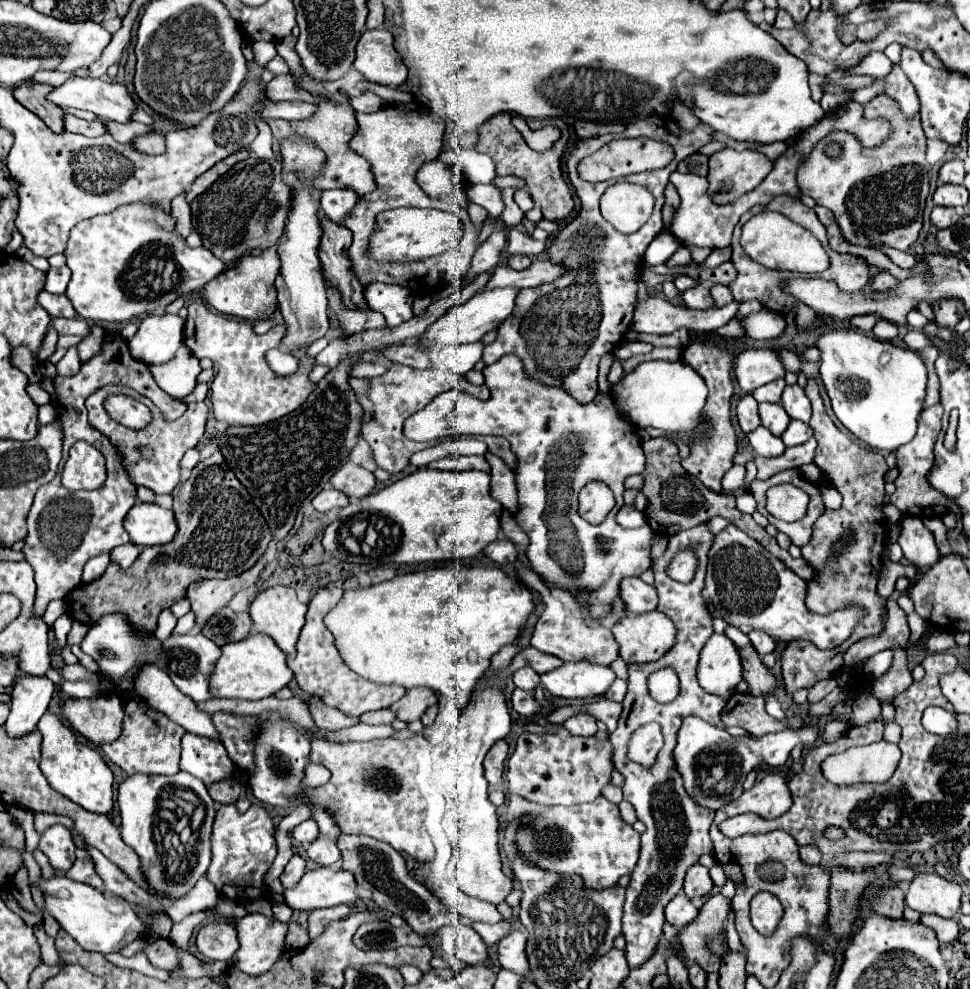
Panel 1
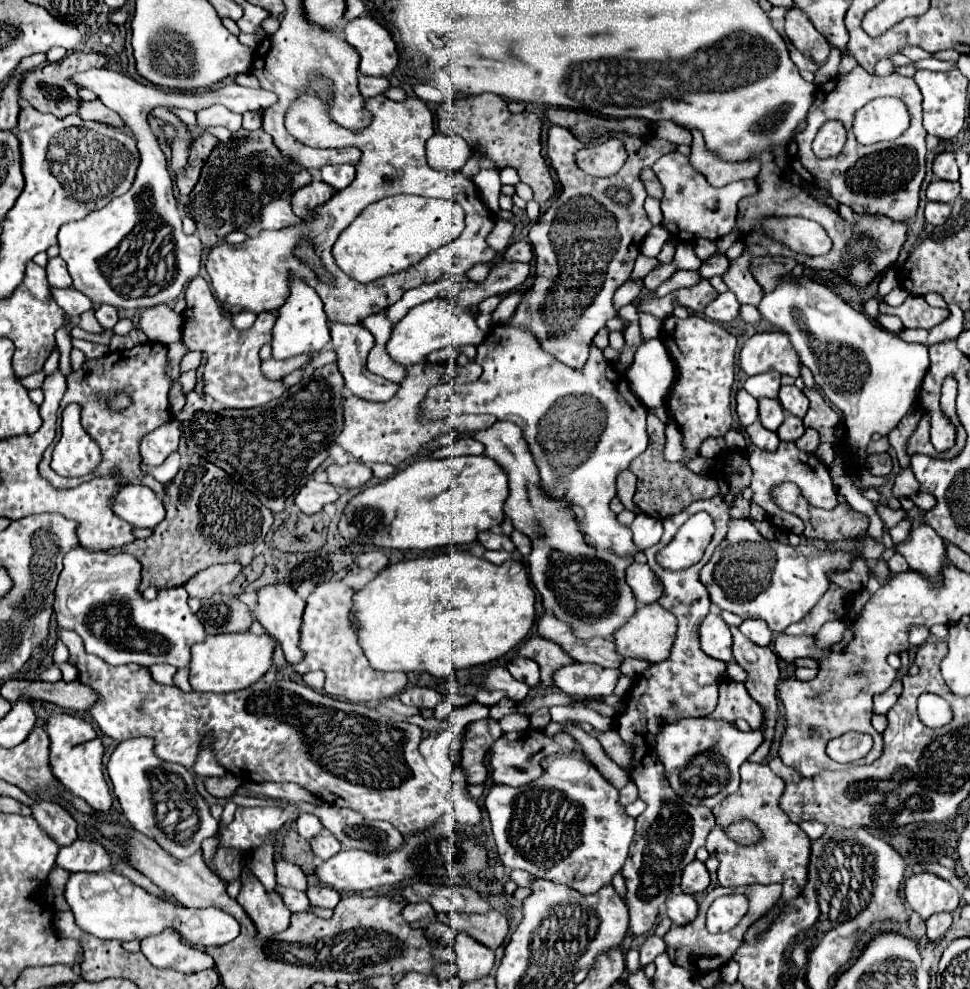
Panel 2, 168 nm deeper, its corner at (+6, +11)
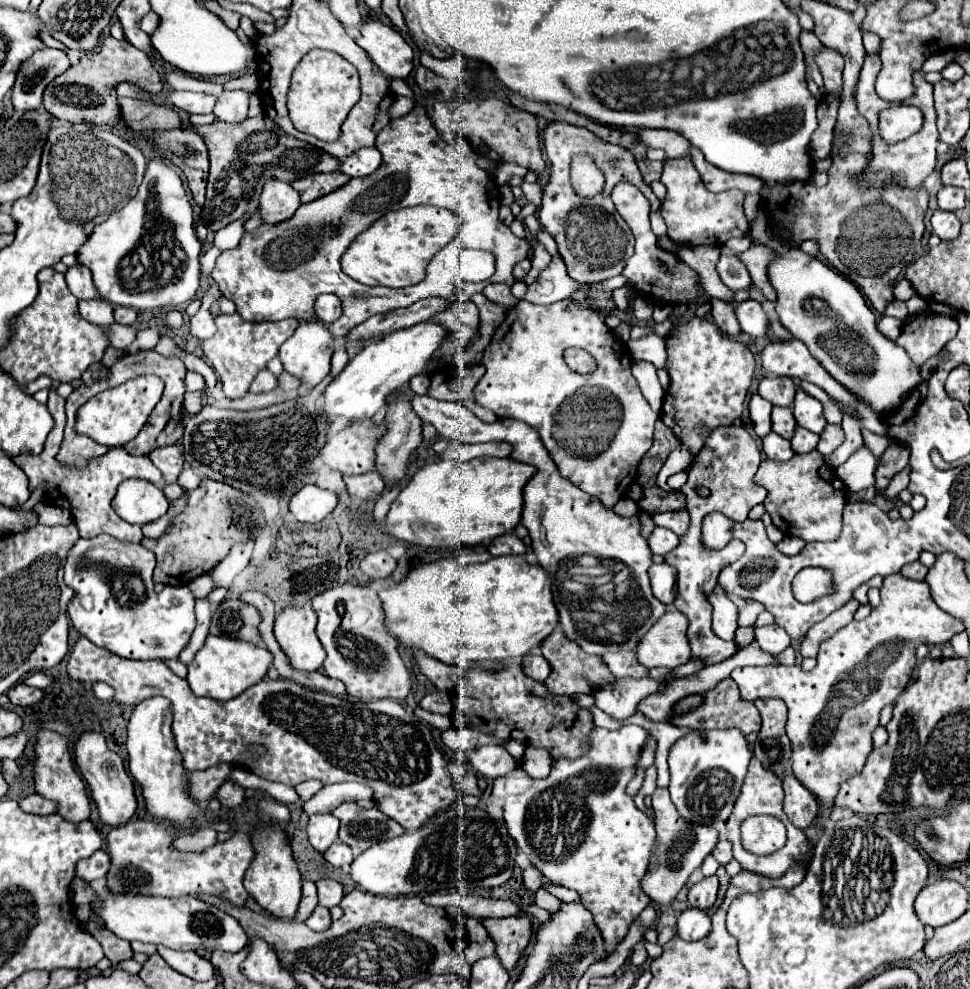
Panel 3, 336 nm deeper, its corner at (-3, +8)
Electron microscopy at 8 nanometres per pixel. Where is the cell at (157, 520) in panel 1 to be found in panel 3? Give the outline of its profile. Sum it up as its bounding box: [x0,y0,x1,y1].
[113,479,169,525]

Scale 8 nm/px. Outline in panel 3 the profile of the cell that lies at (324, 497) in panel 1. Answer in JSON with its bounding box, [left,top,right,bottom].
[289,485,339,523]

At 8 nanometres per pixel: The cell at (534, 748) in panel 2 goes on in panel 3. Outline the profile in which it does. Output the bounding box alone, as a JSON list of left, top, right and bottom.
[457,745,521,779]

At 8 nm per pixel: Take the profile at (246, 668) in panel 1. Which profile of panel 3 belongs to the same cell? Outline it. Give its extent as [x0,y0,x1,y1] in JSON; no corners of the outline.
[187,635,273,701]

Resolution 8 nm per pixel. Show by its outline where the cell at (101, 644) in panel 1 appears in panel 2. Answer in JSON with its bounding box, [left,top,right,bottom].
[54,544,206,668]

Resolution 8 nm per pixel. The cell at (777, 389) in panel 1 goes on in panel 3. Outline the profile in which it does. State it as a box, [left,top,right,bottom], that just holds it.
[757,377,795,407]

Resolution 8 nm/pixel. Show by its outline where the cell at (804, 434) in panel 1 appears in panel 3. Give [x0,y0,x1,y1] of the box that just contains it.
[791,427,819,453]

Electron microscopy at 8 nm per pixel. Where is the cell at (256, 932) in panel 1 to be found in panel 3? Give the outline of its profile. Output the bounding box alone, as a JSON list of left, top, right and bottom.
[245,823,301,919]

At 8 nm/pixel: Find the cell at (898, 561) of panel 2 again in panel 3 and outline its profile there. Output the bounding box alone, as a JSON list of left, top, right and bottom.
[901,561,927,579]

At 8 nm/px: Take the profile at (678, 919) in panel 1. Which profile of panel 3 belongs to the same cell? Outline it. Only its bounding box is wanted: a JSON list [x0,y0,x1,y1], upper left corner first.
[677,907,711,941]

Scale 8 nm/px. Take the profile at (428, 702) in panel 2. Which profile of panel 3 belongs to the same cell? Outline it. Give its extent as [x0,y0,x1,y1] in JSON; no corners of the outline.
[419,691,455,715]

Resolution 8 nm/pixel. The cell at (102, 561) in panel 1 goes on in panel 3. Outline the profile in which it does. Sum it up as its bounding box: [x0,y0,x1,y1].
[11,389,163,543]

